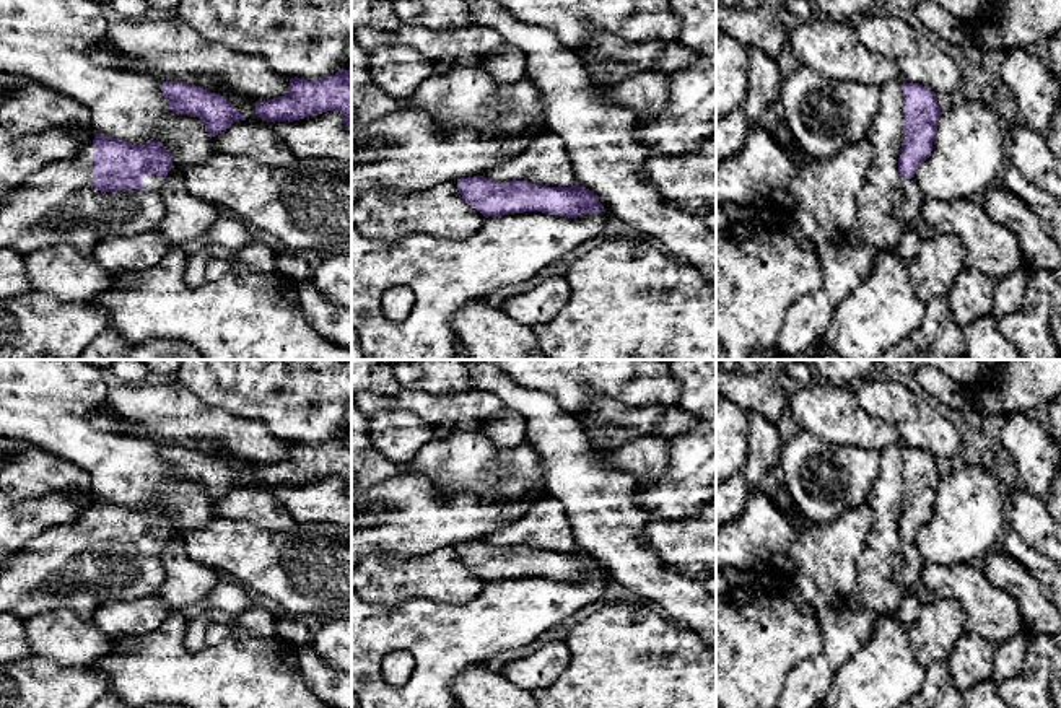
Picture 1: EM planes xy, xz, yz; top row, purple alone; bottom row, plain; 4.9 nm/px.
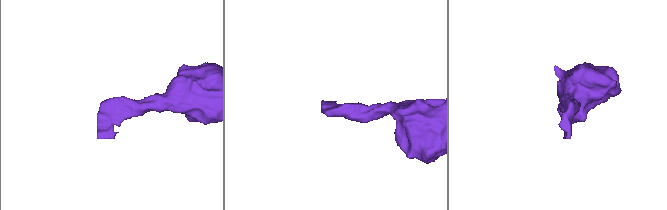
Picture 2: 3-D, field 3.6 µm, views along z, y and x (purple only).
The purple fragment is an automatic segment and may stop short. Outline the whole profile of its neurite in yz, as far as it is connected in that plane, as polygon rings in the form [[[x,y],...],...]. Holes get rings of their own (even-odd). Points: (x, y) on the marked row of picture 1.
[[[903,81],[902,91],[905,98],[905,138],[898,158],[898,173],[902,177],[903,197],[897,207],[897,216],[906,228],[913,228],[924,200],[916,184],[915,173],[932,151],[932,140],[937,135],[937,122],[942,112],[937,106],[936,93],[928,86]]]

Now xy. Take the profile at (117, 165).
[[[96,133],[73,160],[49,163],[0,202],[0,249],[26,256],[72,246],[94,257],[103,239],[156,231],[166,215],[161,189],[171,168],[172,155],[161,142],[132,145]]]

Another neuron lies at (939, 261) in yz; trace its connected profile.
[[[939,234],[923,241],[916,257],[908,264],[916,296],[924,303],[936,296],[947,296],[967,267],[965,257],[965,247],[955,236]]]

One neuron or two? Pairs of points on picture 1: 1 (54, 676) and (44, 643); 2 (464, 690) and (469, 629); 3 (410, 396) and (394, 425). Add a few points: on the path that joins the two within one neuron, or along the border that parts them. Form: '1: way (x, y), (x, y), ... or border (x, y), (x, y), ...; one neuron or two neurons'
1: border (31, 653), (64, 664), (87, 666); two neurons
2: border (484, 663), (469, 666), (453, 682), (451, 690); two neurons
3: border (368, 415), (386, 410), (409, 410), (433, 428); two neurons

